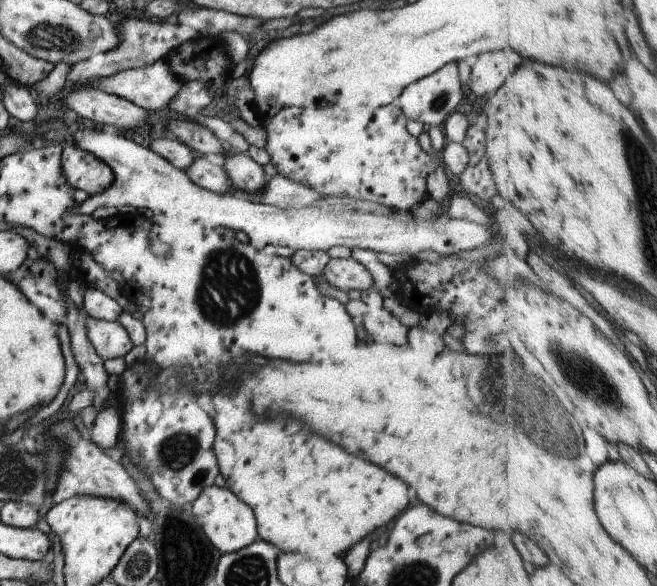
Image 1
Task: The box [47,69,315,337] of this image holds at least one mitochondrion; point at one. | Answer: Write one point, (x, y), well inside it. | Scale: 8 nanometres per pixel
(224, 303)

